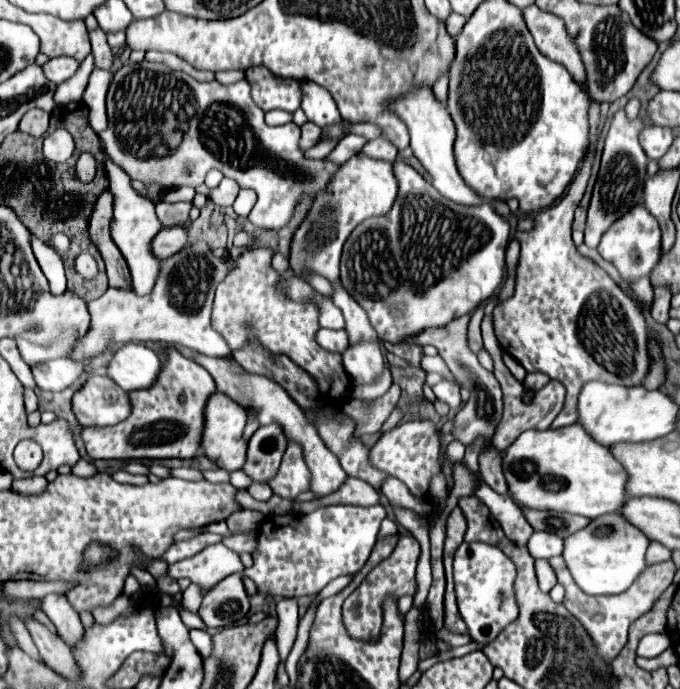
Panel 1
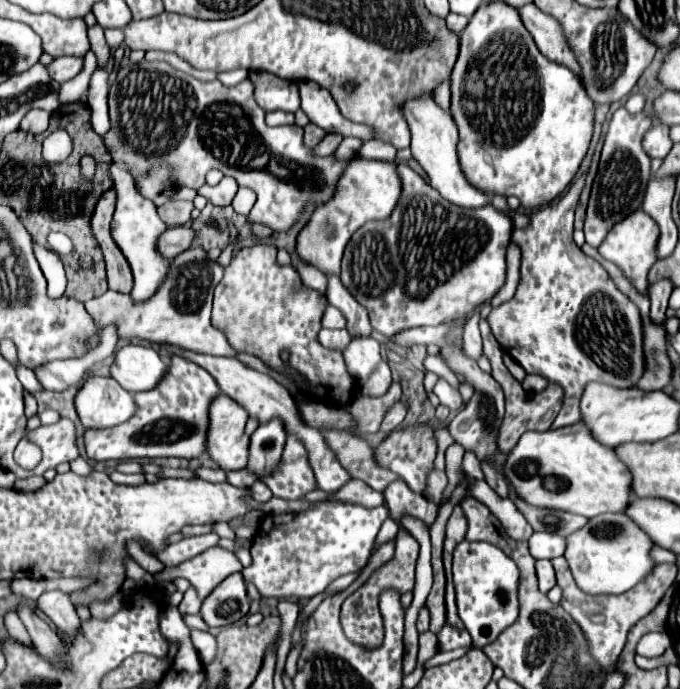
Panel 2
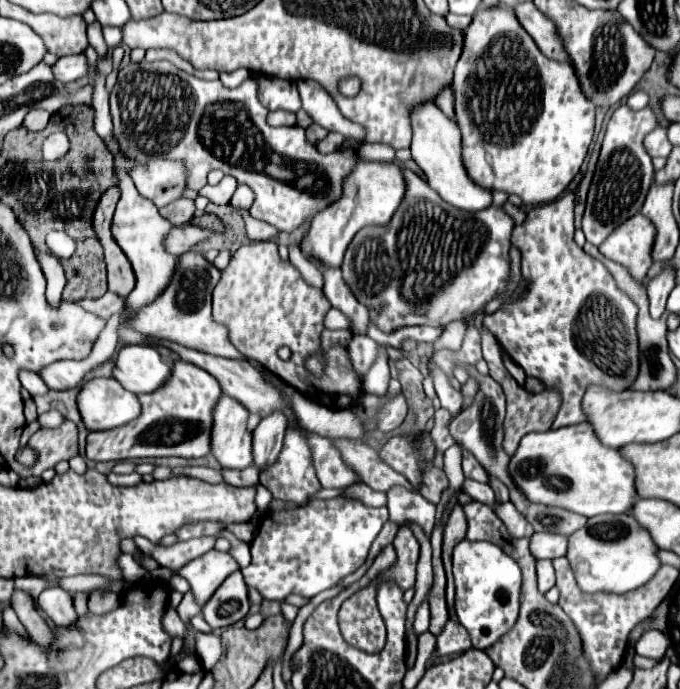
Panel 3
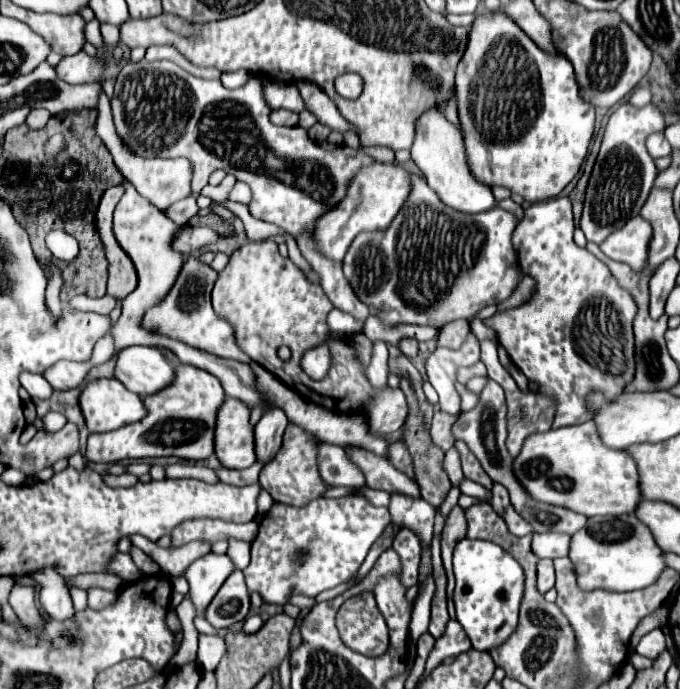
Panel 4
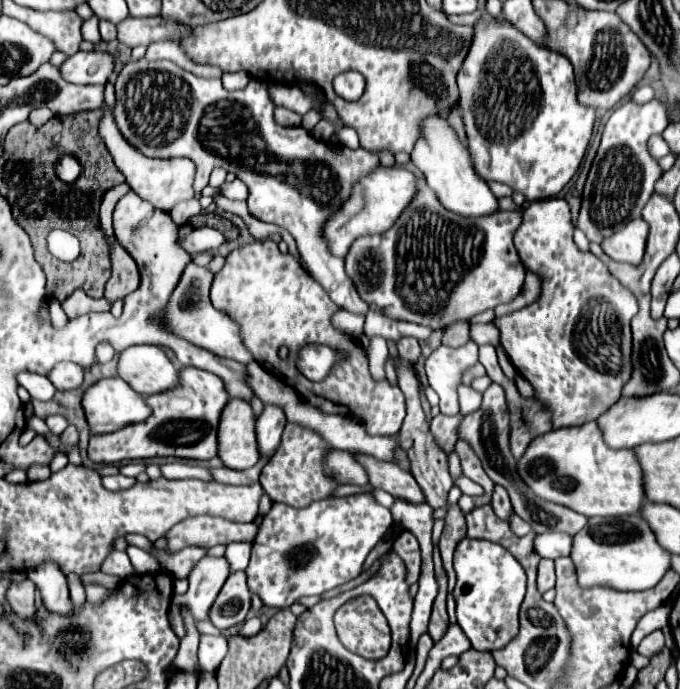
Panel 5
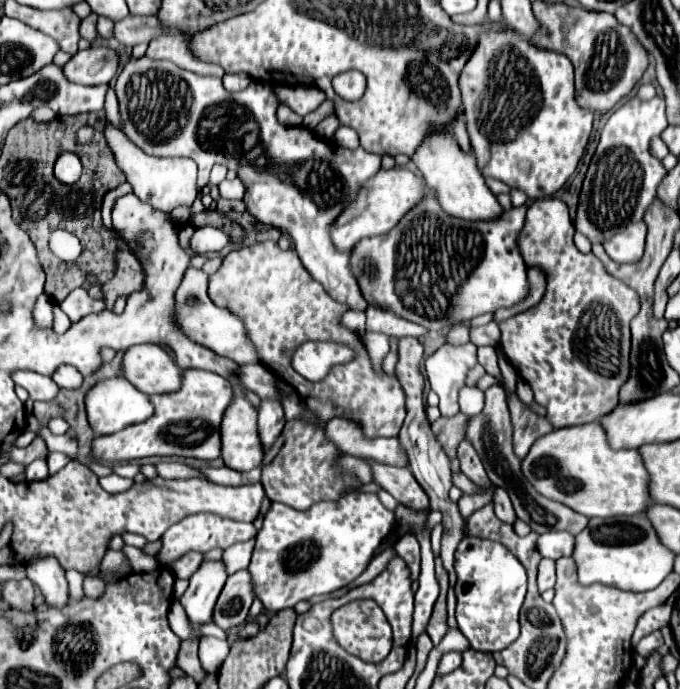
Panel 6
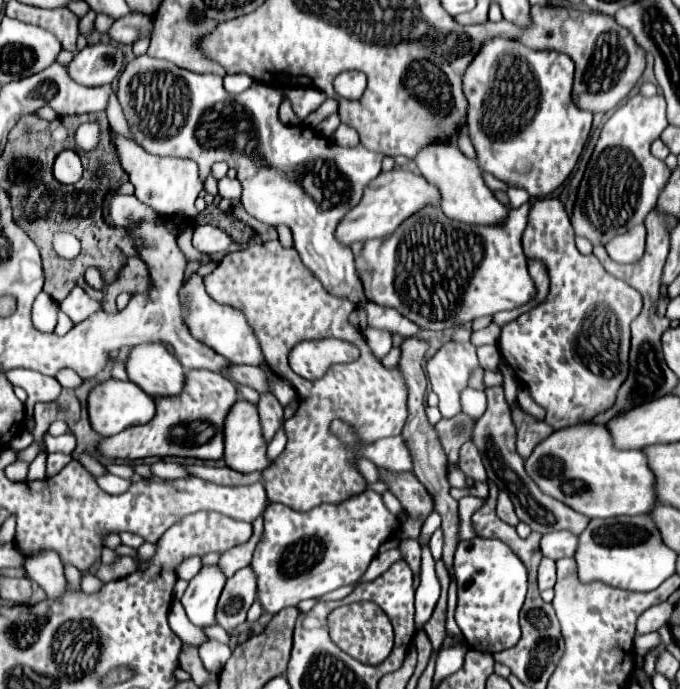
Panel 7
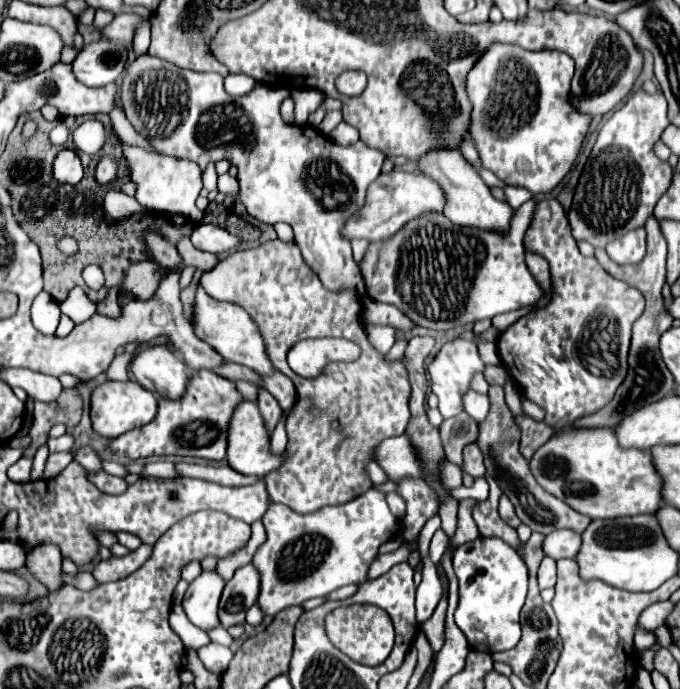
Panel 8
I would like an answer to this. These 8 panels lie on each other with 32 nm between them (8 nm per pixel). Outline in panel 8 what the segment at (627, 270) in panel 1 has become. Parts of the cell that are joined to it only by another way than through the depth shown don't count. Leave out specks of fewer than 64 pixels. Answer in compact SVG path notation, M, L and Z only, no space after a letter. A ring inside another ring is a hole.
M636 228L634 232L628 232L626 236L612 240L606 246L606 252L616 264L638 264L646 254L646 232L644 232L644 228Z

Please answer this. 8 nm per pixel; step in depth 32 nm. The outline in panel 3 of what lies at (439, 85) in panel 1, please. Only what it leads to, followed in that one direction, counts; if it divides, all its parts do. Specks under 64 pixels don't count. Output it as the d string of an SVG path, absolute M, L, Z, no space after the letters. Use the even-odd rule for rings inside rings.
M446 86L446 88L442 88L440 90L440 94L436 96L436 100L434 100L440 108L442 108L442 112L446 114L446 116L450 116L450 118L454 118L454 110L450 110L450 104L454 102L454 98L452 98L452 90L450 90L450 86Z

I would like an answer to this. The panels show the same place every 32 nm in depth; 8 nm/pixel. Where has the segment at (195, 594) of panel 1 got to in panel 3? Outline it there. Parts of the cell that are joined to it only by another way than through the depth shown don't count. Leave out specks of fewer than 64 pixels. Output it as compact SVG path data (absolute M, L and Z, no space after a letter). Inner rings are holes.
M190 590L184 594L184 598L182 598L182 602L180 602L180 606L178 606L176 610L178 610L180 618L186 622L186 626L188 626L188 618L192 618L194 614L198 614L198 612L200 612L198 602L194 600L194 594L192 594Z

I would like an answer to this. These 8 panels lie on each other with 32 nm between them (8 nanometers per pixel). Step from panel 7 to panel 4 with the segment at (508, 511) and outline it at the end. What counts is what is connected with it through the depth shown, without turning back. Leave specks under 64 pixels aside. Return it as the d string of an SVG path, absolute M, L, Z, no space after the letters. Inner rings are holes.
M492 484L492 508L494 508L498 514L502 514L502 510L504 510L508 504L510 504L510 500L508 500L506 488L504 488L502 484Z

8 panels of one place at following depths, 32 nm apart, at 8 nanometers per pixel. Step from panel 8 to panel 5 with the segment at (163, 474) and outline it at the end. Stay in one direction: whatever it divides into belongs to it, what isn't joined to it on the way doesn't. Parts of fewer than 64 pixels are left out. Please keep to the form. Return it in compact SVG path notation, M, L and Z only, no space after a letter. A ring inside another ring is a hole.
M182 462L164 464L162 466L162 474L164 474L164 478L200 478L200 480L206 480L206 482L214 480L208 468L188 466L188 464L182 464Z

